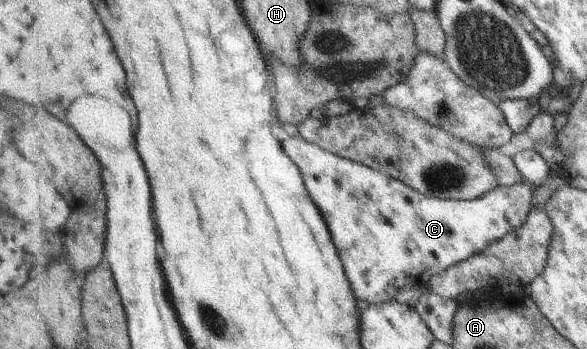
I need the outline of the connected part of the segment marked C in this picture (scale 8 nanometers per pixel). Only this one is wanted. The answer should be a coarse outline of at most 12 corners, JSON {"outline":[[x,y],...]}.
{"outline":[[286,140],[358,299],[427,287],[522,227],[555,172],[475,200]]}

